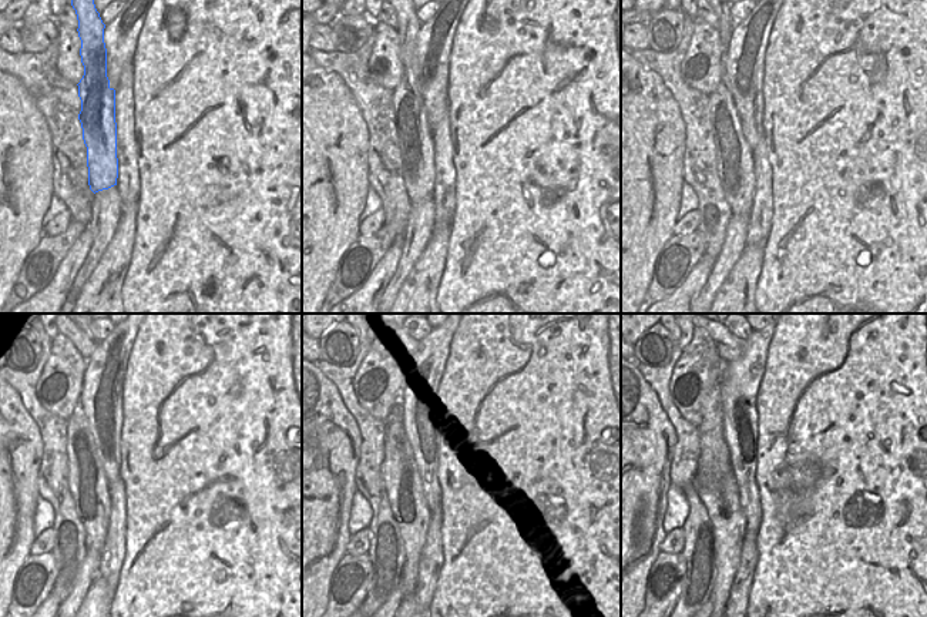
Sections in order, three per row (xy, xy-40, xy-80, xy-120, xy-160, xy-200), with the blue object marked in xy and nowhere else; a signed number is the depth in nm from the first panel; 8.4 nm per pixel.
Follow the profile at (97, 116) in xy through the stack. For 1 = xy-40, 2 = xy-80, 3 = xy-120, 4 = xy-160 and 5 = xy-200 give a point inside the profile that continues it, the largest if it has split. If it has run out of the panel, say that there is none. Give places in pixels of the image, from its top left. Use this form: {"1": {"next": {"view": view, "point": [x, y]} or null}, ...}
{"1": {"next": {"view": "xy-40", "point": [415, 137]}}, "2": {"next": {"view": "xy-80", "point": [735, 163]}}, "3": {"next": {"view": "xy-120", "point": [86, 478]}}, "4": {"next": {"view": "xy-160", "point": [399, 470]}}, "5": {"next": {"view": "xy-200", "point": [722, 502]}}}

